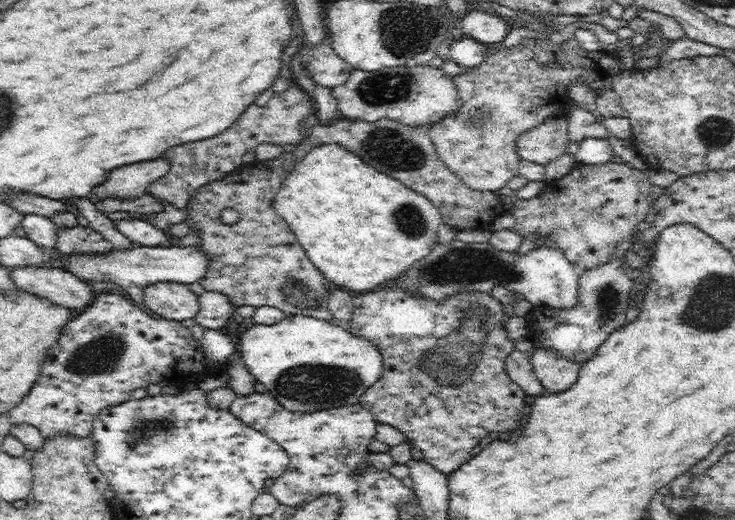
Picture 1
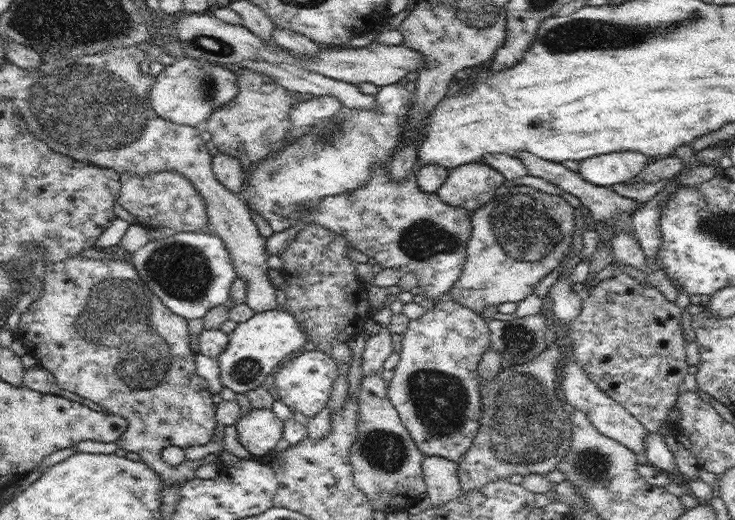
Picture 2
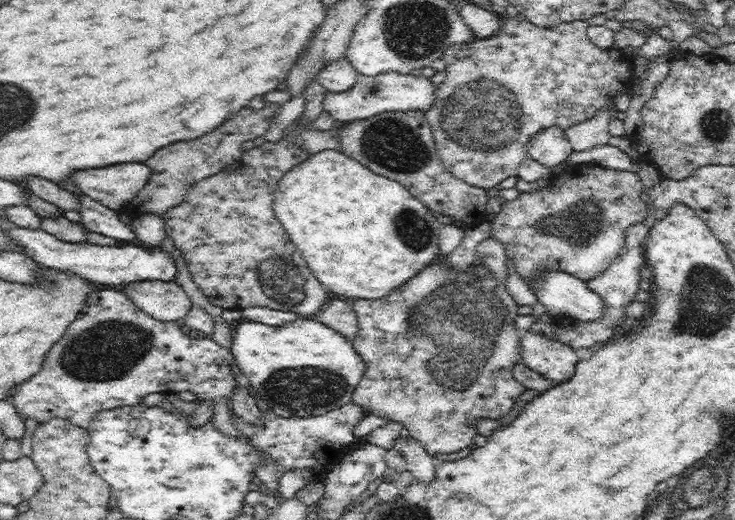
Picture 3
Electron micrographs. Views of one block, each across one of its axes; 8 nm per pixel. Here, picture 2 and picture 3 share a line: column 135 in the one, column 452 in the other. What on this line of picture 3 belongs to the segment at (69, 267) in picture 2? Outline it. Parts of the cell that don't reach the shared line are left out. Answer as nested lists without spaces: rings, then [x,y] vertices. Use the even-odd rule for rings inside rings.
[[[491,236],[477,244],[478,258],[482,259],[484,267],[490,270],[490,276],[481,279],[475,274],[460,273],[452,267],[444,264],[443,259],[437,259],[428,267],[421,270],[416,276],[413,276],[403,284],[392,291],[392,294],[374,300],[367,298],[358,298],[351,300],[351,305],[356,311],[358,319],[358,331],[352,340],[355,351],[360,355],[363,362],[363,370],[358,386],[352,393],[353,402],[363,408],[366,414],[374,414],[392,421],[400,422],[409,431],[409,436],[424,445],[424,450],[435,457],[437,454],[450,454],[458,452],[472,444],[472,438],[476,436],[475,420],[477,418],[499,419],[507,415],[515,405],[515,400],[524,394],[527,389],[514,377],[514,366],[520,357],[521,332],[516,328],[516,318],[518,318],[518,304],[512,299],[512,296],[506,289],[506,278],[508,278],[508,268],[504,247],[495,238]]]

